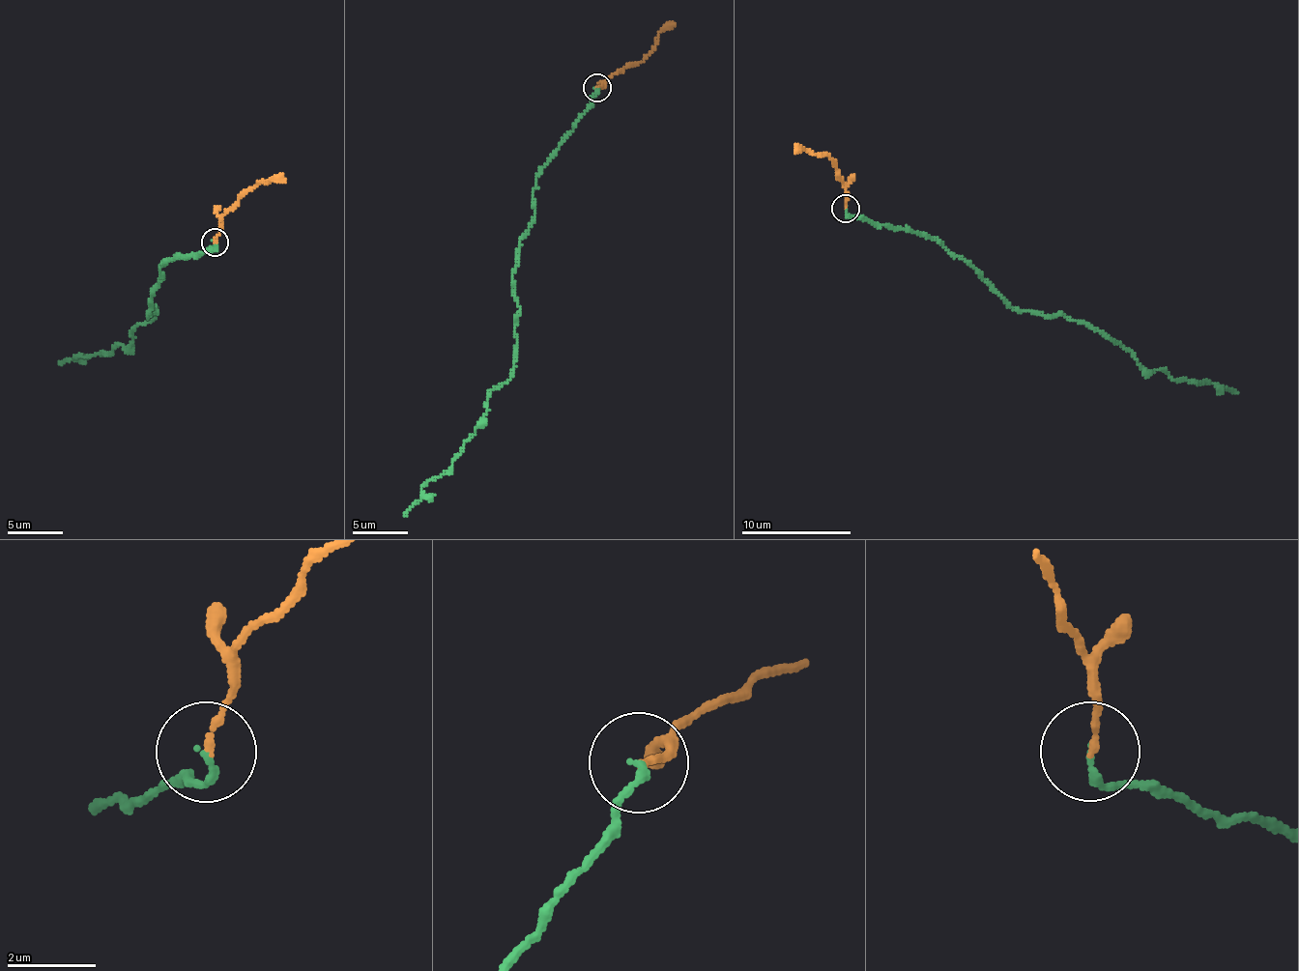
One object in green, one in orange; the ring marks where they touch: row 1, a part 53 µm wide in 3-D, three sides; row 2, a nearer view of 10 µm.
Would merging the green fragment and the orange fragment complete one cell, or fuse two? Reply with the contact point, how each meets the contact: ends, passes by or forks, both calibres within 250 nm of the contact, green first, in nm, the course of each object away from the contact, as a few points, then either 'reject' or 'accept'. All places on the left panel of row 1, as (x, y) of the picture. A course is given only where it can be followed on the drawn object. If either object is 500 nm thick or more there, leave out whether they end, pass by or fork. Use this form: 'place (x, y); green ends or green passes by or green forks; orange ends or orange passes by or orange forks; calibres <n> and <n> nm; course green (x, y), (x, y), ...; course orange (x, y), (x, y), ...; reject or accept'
place (215, 242); green ends; orange ends; calibres 160 and 150 nm; course green (214, 242), (196, 255), (161, 263), (163, 279), (147, 315), (158, 311), (134, 328), (132, 342), (59, 363); course orange (214, 242), (219, 216), (252, 187), (272, 180), (285, 180); accept

